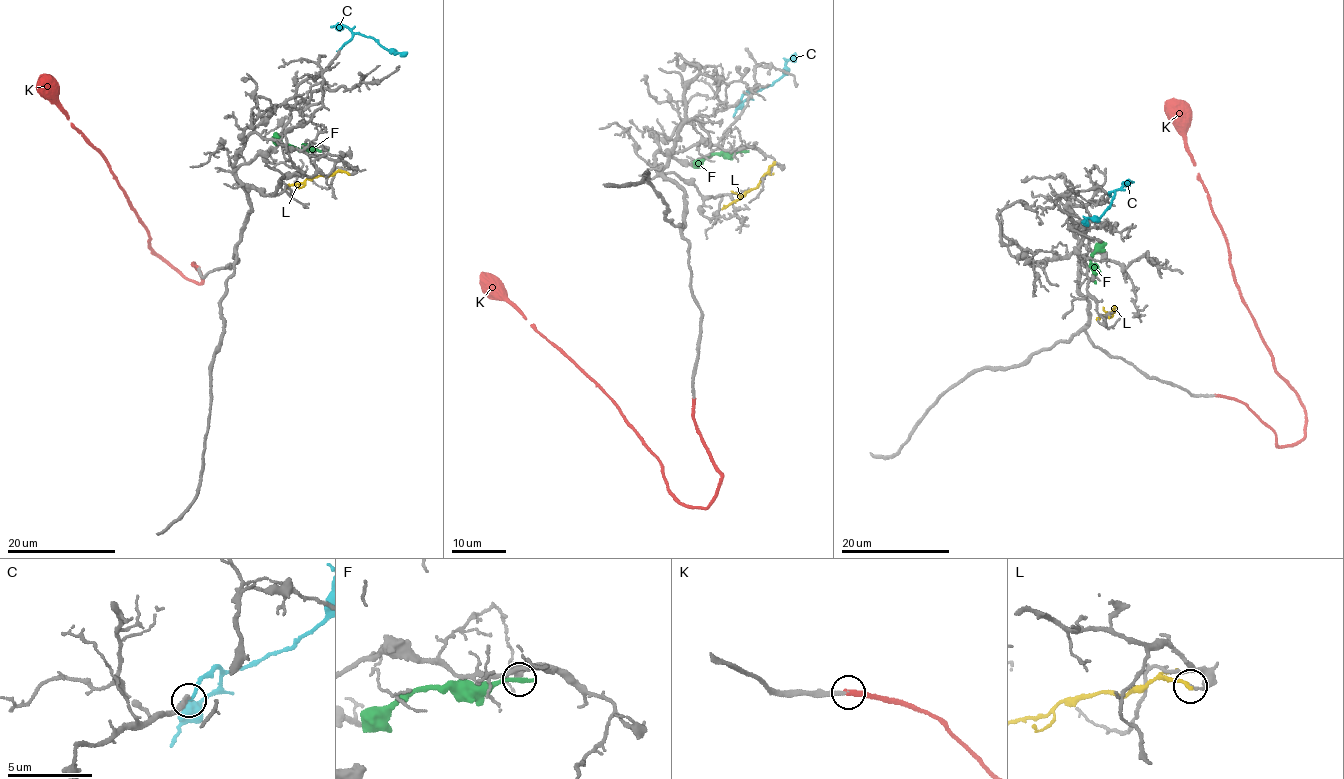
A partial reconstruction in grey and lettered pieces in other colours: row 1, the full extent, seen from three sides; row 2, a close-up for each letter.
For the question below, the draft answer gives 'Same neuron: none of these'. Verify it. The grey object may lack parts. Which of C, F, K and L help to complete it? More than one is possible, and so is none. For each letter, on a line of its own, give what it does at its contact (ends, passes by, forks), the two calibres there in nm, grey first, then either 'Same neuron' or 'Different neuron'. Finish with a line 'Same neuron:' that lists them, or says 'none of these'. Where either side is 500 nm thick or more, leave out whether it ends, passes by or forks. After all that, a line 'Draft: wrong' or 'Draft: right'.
C: It ends there. Thickness 280 nm (grey) against 160 nm. Different neuron
F: It ends there. Thickness 400 nm (grey) against 340 nm. Different neuron
K: It ends there. Thickness 240 nm (grey) against 300 nm. Same neuron
L: It ends there. Thickness 140 nm (grey) against 240 nm. Different neuron
Same neuron: K
Draft: wrong

